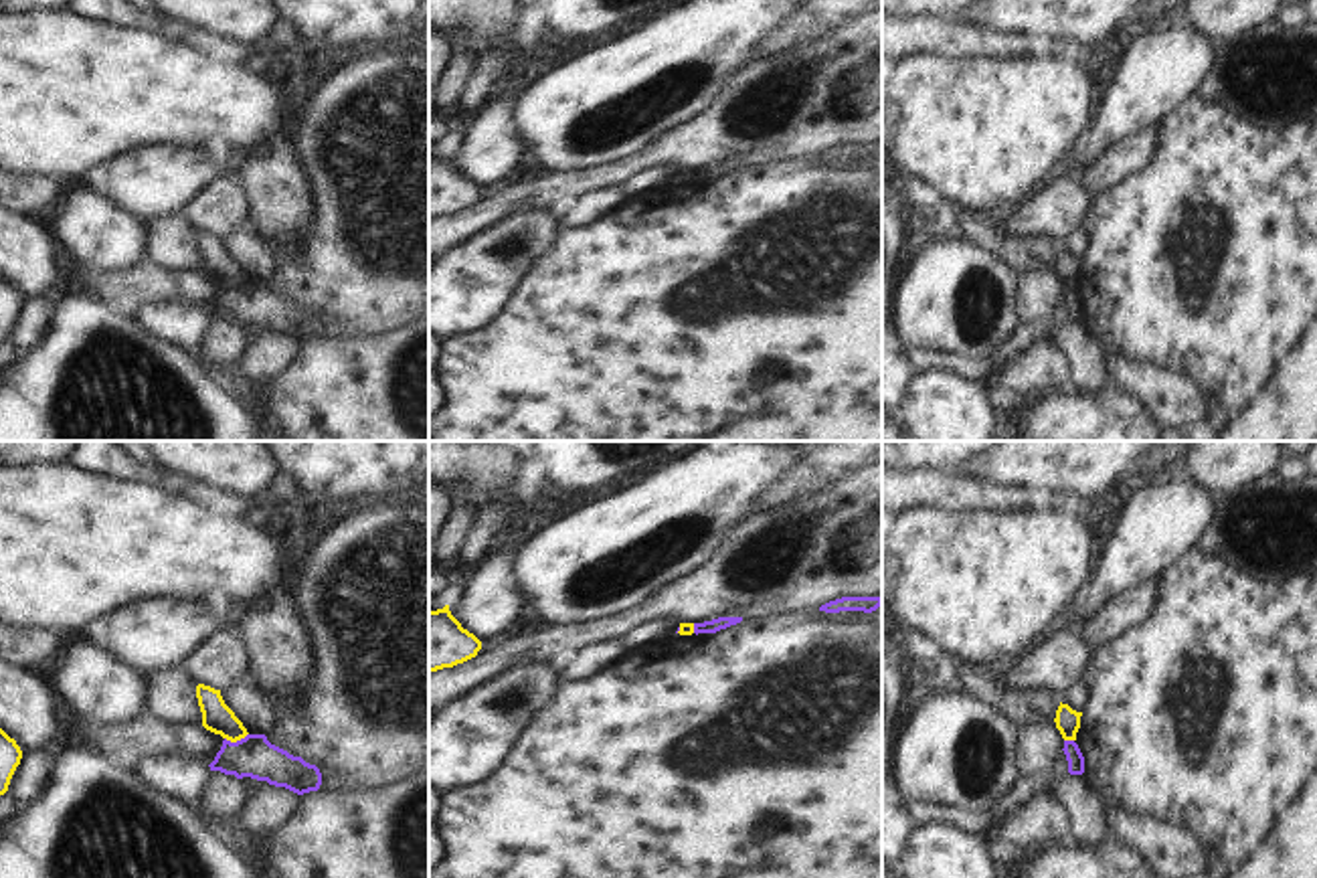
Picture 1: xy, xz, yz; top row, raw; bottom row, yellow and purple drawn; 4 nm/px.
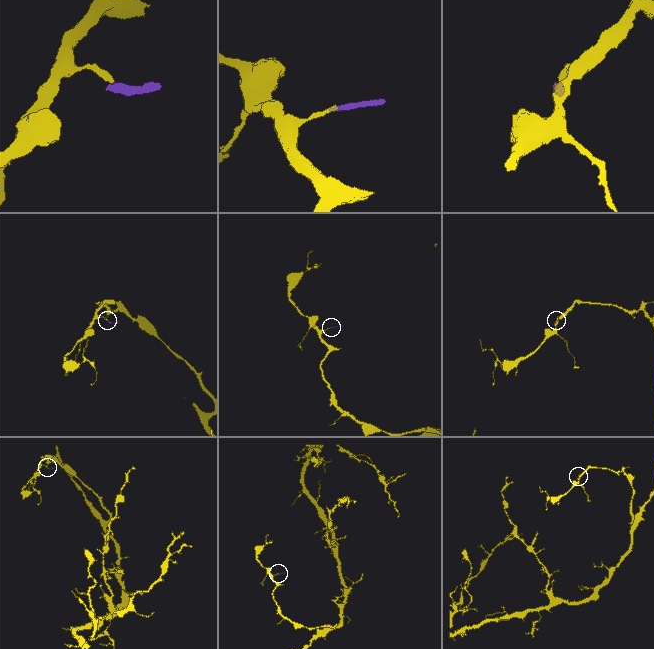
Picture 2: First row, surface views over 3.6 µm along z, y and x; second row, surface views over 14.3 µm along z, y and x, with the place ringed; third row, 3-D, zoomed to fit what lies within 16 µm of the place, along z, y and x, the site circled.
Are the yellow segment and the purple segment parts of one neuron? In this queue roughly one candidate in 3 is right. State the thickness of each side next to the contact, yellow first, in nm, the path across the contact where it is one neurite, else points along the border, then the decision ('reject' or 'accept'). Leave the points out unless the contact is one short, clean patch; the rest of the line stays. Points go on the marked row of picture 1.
120/170 nm | along xy (247, 733), (235, 741), (225, 739) | reject

